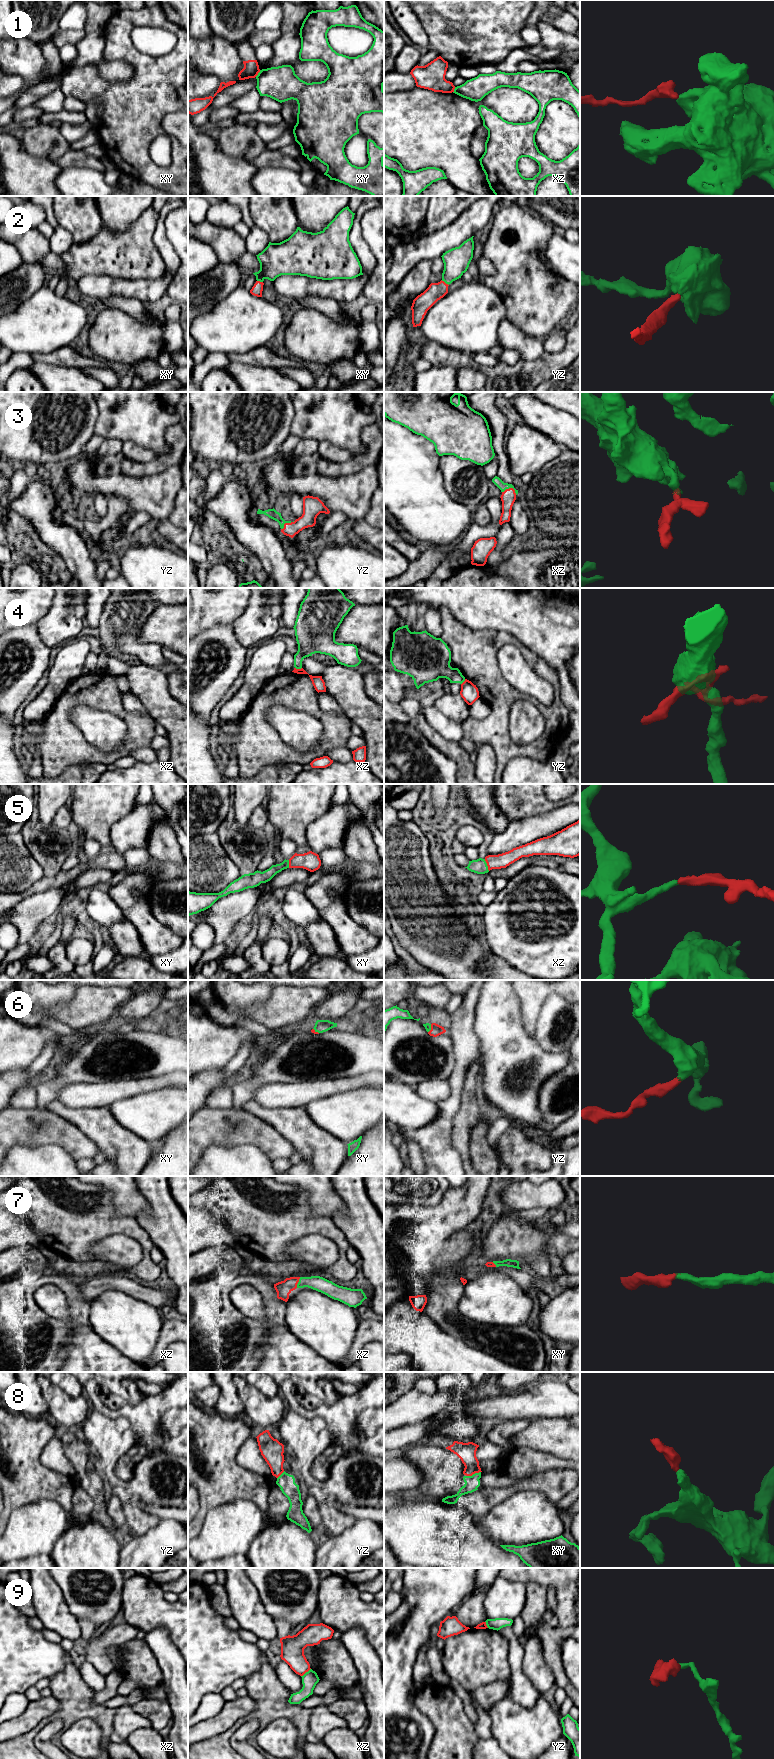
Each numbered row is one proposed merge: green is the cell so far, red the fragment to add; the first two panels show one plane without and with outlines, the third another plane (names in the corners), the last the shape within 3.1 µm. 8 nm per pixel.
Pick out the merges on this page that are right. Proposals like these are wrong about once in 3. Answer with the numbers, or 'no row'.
2, 3, 5, 6, 7, 8

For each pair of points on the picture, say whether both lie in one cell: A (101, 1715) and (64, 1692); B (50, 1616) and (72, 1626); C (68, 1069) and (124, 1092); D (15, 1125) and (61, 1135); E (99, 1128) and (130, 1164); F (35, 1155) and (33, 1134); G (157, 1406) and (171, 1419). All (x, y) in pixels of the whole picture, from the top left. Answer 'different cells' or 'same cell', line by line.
A: same cell
B: same cell
C: different cells
D: same cell
E: same cell
F: different cells
G: different cells

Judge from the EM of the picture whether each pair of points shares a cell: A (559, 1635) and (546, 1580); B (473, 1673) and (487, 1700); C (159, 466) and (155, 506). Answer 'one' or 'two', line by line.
A: two
B: two
C: two

